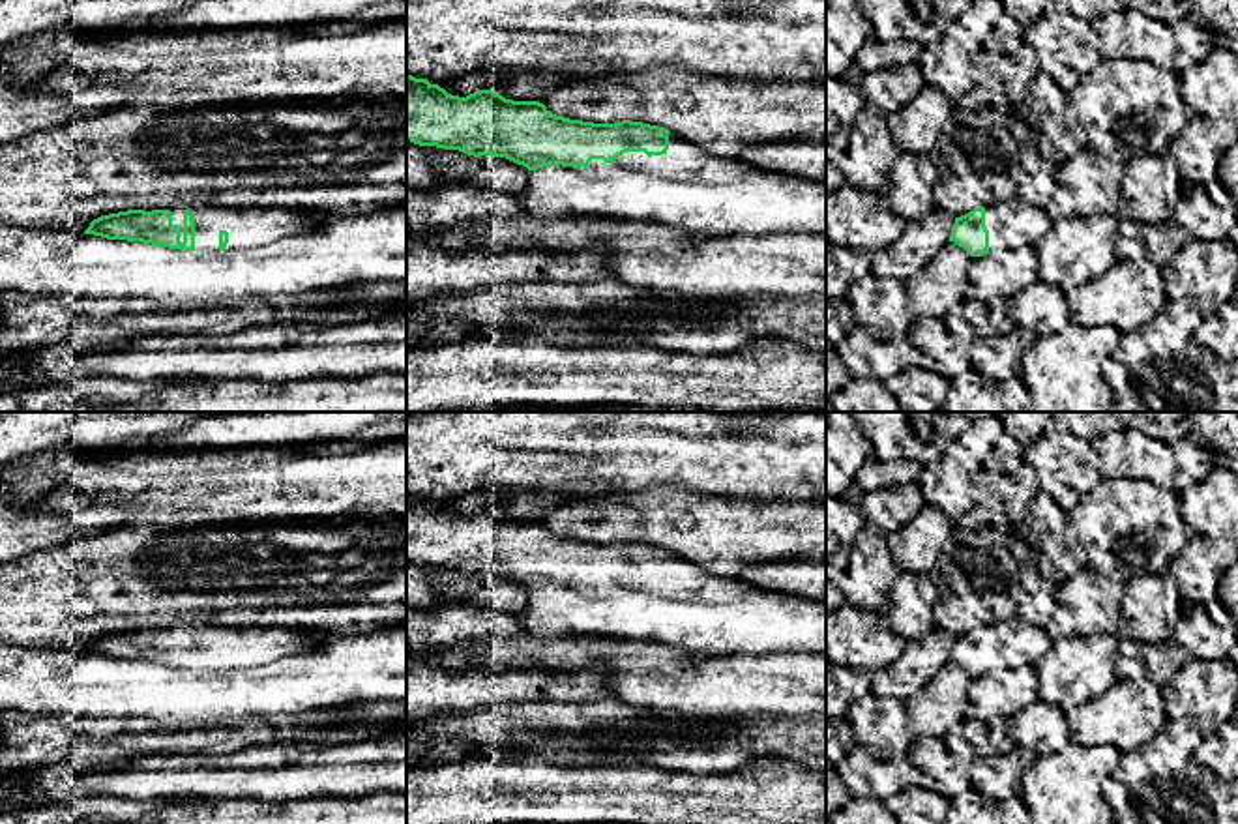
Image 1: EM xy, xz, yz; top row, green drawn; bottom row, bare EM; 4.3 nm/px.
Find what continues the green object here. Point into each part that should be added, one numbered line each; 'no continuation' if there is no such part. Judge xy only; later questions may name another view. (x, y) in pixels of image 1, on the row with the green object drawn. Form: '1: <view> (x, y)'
1: xy (248, 227)

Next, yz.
1: yz (1016, 223)

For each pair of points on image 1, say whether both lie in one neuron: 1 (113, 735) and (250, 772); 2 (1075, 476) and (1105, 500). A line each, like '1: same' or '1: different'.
1: different
2: different

